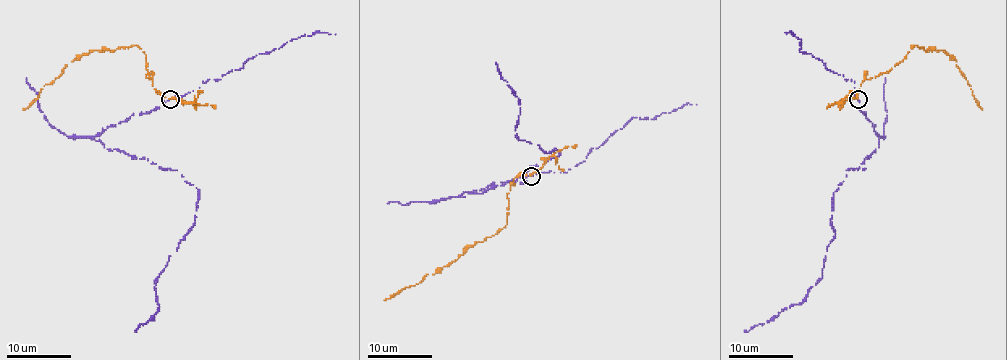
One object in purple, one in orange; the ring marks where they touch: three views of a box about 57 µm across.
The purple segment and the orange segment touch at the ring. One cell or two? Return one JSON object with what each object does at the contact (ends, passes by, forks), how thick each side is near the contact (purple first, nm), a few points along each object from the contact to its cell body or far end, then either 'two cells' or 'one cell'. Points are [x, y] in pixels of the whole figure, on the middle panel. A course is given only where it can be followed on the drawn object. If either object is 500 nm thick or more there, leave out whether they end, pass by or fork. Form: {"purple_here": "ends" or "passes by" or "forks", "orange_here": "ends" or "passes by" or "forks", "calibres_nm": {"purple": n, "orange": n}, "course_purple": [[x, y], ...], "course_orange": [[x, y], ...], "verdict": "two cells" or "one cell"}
{"purple_here": "ends", "orange_here": "ends", "calibres_nm": {"purple": 130, "orange": 280}, "course_purple": [[531, 175], [455, 196], [513, 182], [559, 154], [555, 148], [546, 153], [518, 138], [518, 98], [496, 62]], "course_orange": [[531, 175], [518, 174], [513, 179], [507, 196], [507, 224], [494, 235], [384, 300]], "verdict": "two cells"}

